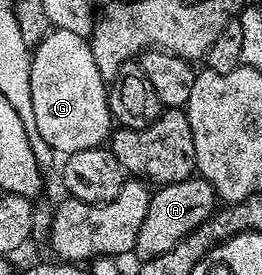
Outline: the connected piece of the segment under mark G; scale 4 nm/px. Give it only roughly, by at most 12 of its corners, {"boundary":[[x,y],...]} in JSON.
{"boundary":[[52,28],[33,49],[29,91],[56,154],[113,132],[91,42]]}

